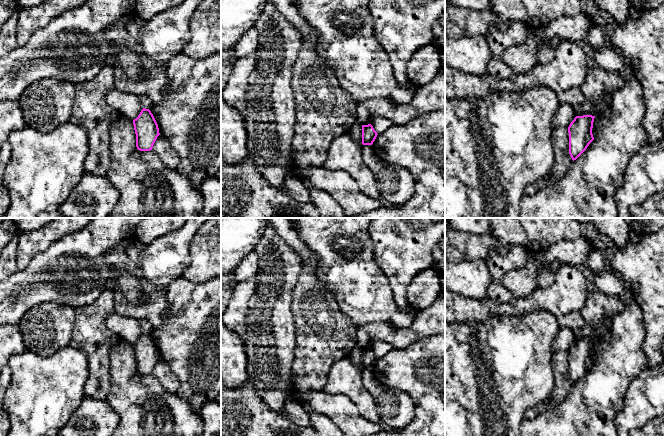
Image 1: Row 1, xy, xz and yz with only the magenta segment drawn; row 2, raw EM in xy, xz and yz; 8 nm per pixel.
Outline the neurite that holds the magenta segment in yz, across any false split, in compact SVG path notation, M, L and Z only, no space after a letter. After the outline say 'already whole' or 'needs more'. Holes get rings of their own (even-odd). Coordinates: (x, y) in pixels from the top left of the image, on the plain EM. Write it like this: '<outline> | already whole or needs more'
M576 340L568 351L569 378L572 384L576 384L594 364L592 358L595 340Z | already whole

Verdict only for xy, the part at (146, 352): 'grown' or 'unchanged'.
unchanged

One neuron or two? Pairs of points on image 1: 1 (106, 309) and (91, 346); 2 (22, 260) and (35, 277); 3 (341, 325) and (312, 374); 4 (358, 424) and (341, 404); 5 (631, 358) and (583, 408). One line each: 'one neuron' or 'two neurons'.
1: one neuron
2: two neurons
3: one neuron
4: one neuron
5: one neuron

